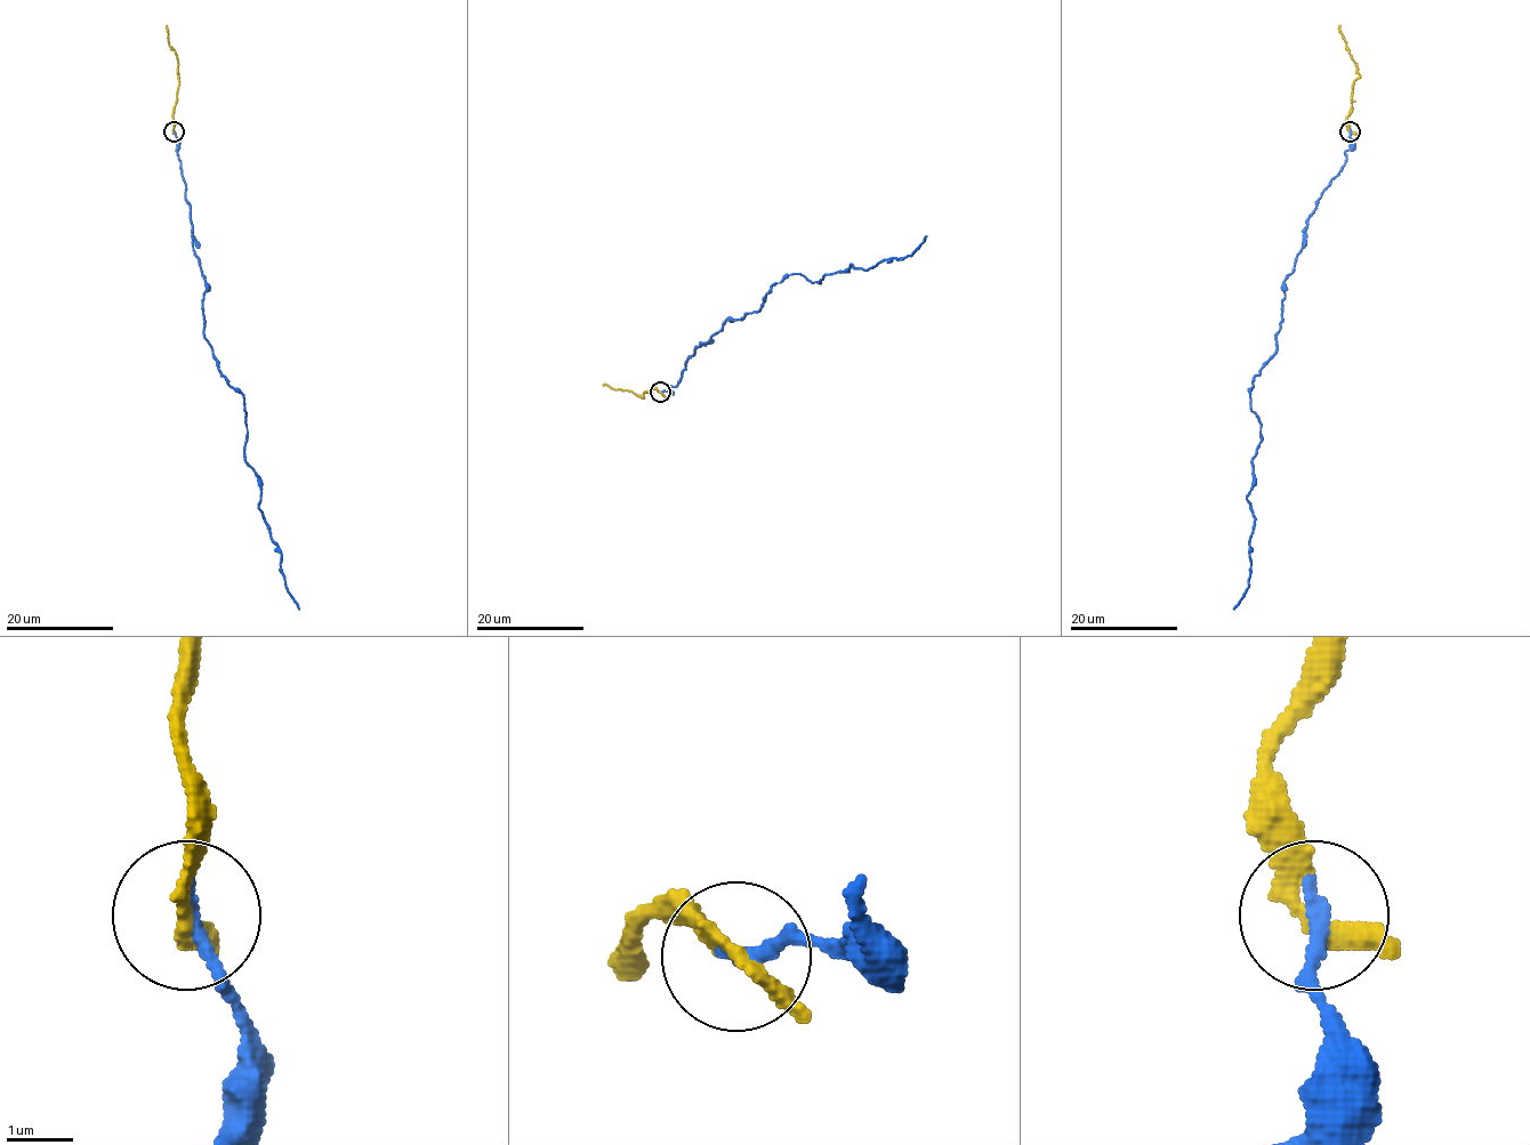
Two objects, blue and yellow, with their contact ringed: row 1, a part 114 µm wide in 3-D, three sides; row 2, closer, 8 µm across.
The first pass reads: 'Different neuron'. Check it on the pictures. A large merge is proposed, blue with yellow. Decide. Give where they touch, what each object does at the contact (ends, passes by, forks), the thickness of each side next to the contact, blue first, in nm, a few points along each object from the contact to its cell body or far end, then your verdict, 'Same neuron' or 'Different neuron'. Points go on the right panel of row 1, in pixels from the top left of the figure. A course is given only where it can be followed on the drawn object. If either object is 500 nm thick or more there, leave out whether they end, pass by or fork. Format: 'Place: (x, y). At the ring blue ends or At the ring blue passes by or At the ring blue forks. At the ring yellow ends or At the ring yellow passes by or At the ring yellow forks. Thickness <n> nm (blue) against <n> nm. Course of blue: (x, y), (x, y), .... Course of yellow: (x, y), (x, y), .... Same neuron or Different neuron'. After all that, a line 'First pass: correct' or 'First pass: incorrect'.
Place: (1350, 131). At the ring blue ends. At the ring yellow passes by. Thickness 240 nm (blue) against 240 nm. Course of blue: (1350, 130), (1345, 166), (1285, 281), (1275, 353), (1249, 392), (1261, 443), (1247, 496), (1251, 572), (1233, 610). Course of yellow: (1350, 130), (1347, 114), (1353, 81), (1359, 75), (1358, 64), (1338, 25). Same neuron
First pass: incorrect

